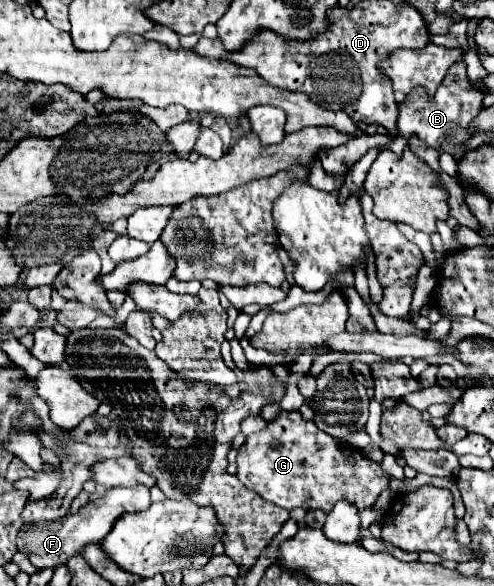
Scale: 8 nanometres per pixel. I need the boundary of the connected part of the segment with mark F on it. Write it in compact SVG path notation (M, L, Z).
M146 485L108 489L108 495L92 497L92 501L88 505L84 505L76 515L68 515L60 521L34 523L34 525L22 527L18 551L26 553L30 563L36 569L56 569L58 565L64 565L72 555L76 555L86 545L100 543L108 535L108 531L112 529L112 525L114 525L116 517L120 517L120 513L148 509L148 505L150 505L150 491Z

